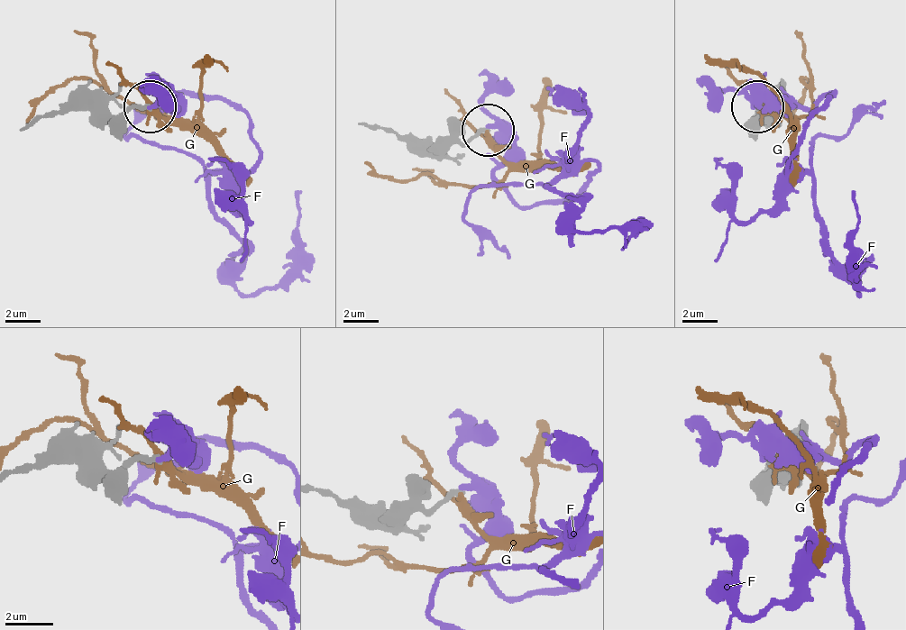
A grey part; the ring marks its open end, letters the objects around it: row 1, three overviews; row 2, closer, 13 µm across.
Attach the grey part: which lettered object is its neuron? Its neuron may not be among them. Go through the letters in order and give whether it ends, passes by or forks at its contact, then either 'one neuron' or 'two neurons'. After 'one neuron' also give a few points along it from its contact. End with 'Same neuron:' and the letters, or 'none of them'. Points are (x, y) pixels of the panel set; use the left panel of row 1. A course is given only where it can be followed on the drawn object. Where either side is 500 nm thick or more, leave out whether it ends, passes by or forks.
F: it ends | two neurons
G: it passes by | two neurons
Same neuron: none of them

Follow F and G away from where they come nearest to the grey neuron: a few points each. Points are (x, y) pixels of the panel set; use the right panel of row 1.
F: (755, 105), (808, 105), (834, 92), (786, 166), (812, 178), (834, 269), (860, 296), (851, 192)
G: (755, 109), (773, 109), (795, 118), (808, 114), (812, 109), (803, 79), (808, 87), (791, 127)

